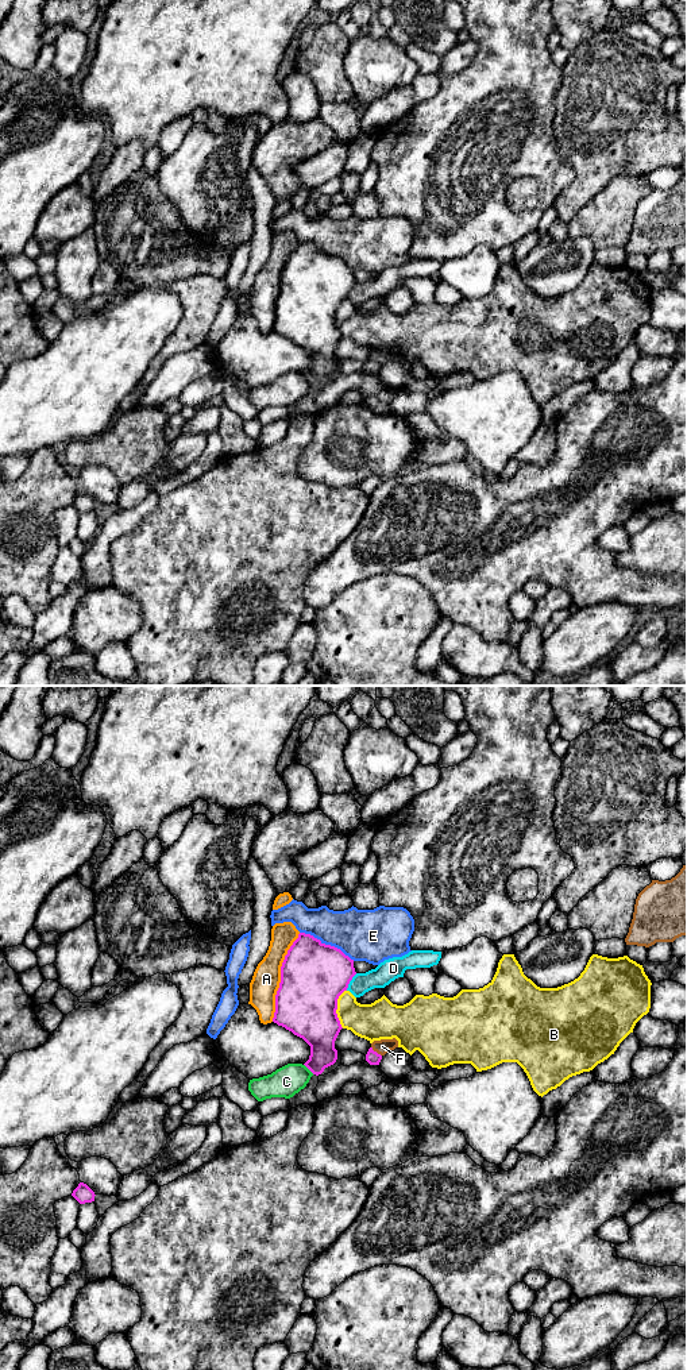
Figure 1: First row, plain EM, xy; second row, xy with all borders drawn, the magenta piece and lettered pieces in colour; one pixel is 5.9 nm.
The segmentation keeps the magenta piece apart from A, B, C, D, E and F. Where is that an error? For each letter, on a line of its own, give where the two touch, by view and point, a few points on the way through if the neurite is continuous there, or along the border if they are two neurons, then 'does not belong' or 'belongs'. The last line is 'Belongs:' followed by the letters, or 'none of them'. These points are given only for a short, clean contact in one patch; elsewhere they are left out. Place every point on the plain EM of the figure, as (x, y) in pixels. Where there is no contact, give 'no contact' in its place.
A: meets magenta in xy at (281, 286); does not belong
B: meets magenta in xy at (336, 317); does not belong
C: meets magenta in xy at (309, 378); does not belong
D: meets magenta in xy at (350, 289); does not belong
E: meets magenta in xy at (327, 254); does not belong
F: meets magenta in xy at (375, 361); border along xy (371, 355), (381, 365); does not belong
Belongs: none of them

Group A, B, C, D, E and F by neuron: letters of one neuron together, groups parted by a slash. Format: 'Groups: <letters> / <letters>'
Groups: A / B / C / D / E / F

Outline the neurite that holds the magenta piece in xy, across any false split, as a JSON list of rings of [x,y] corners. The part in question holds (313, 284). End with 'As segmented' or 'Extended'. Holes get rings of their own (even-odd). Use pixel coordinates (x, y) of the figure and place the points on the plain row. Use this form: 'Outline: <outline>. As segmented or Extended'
Outline: [[[305,242],[298,243],[282,271],[273,331],[302,347],[310,355],[309,368],[304,374],[316,385],[337,368],[335,350],[343,337],[336,323],[337,308],[347,300],[355,283],[354,269],[340,258],[325,254]]]. As segmented

